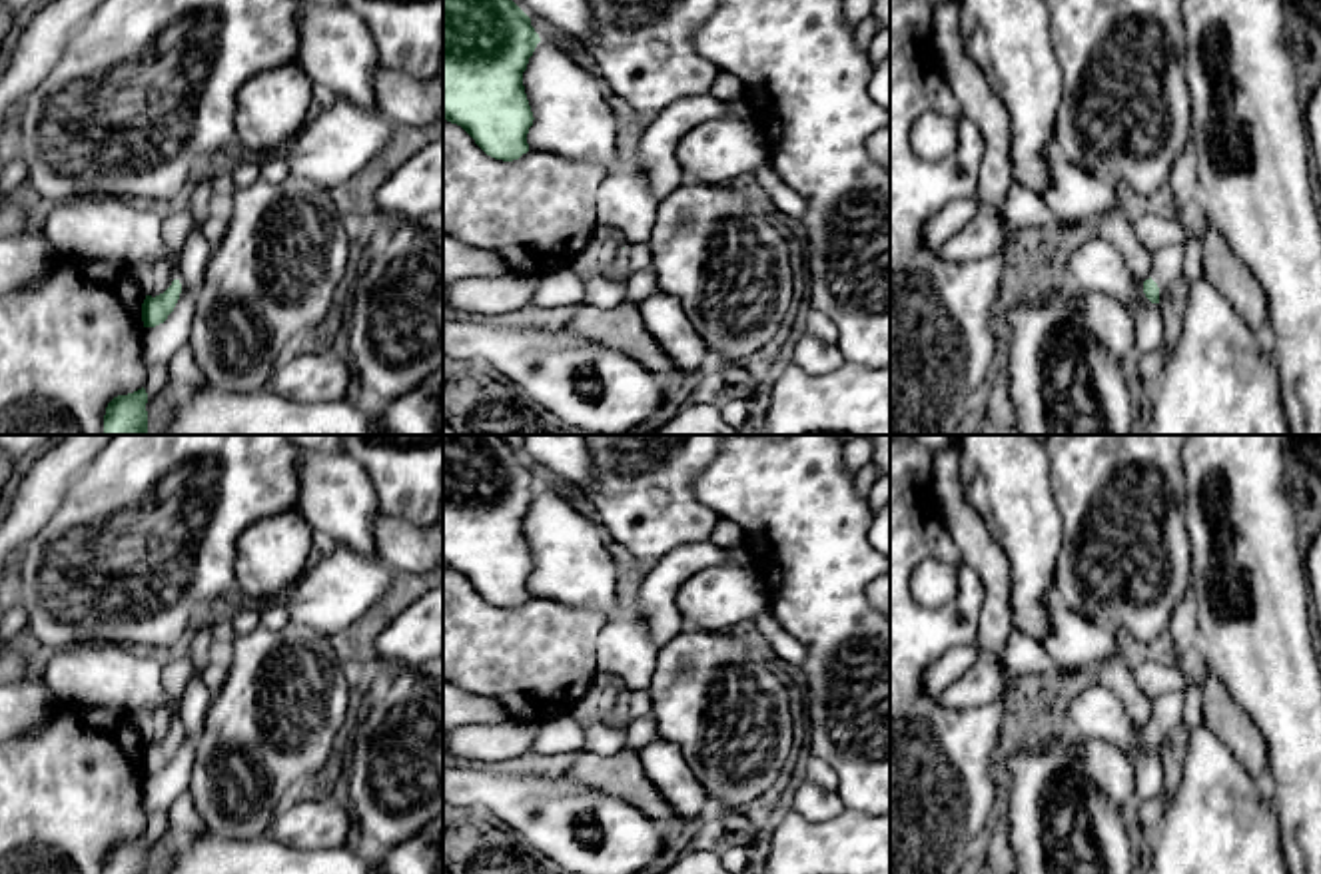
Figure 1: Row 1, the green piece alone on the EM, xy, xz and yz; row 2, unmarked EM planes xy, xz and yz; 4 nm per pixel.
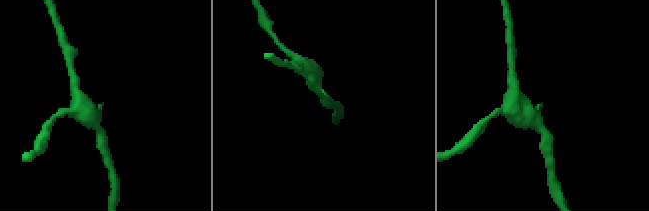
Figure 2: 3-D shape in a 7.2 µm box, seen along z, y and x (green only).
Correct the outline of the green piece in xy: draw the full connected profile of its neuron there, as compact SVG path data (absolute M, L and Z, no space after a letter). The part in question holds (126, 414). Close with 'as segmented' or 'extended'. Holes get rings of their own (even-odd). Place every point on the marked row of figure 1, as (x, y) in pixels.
M138 389L114 397L104 415L104 435L148 435L148 393Z | as segmented

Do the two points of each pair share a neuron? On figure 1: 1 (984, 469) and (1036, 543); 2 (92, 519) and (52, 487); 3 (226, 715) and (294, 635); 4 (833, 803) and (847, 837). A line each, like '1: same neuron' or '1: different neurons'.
1: same neuron
2: different neurons
3: same neuron
4: different neurons

